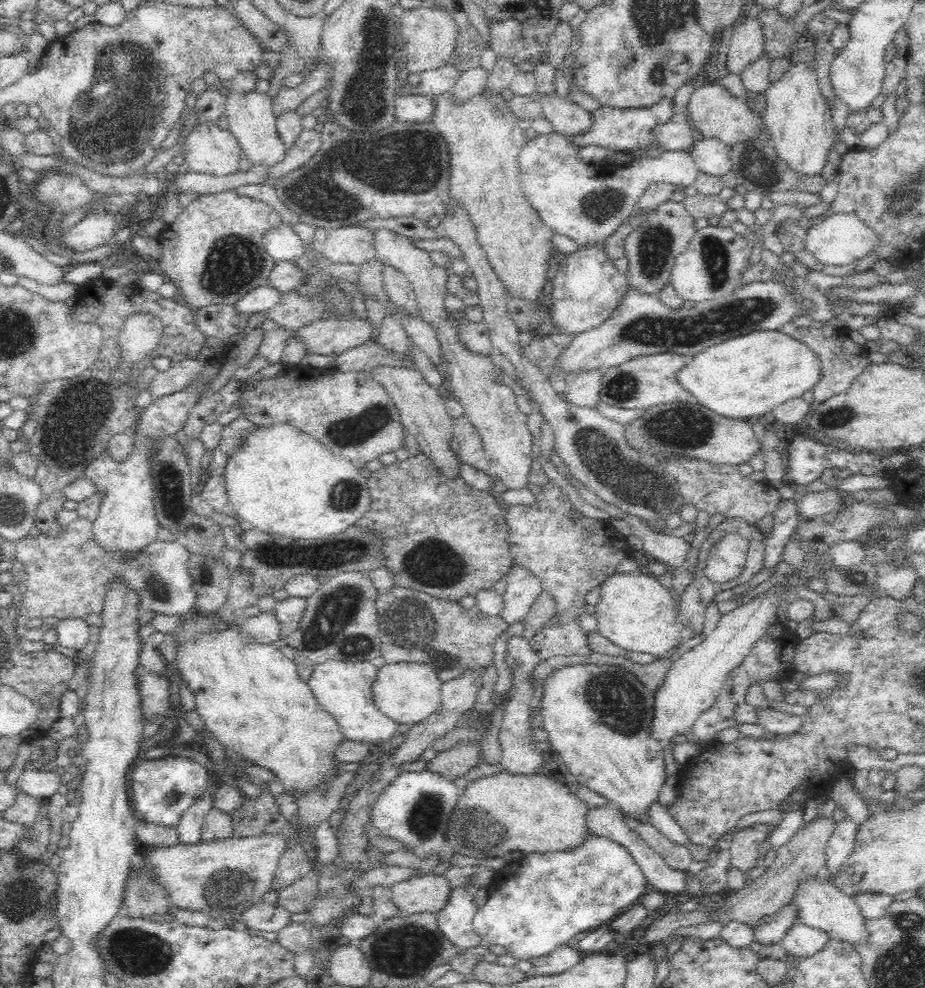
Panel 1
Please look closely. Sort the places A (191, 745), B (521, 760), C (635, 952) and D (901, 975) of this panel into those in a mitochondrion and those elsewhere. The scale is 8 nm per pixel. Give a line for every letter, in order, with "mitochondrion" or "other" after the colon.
A: other
B: other
C: other
D: mitochondrion

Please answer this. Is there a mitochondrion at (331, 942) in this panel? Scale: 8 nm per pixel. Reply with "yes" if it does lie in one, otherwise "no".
no

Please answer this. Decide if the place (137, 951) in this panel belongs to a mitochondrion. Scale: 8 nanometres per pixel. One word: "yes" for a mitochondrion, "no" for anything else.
yes

